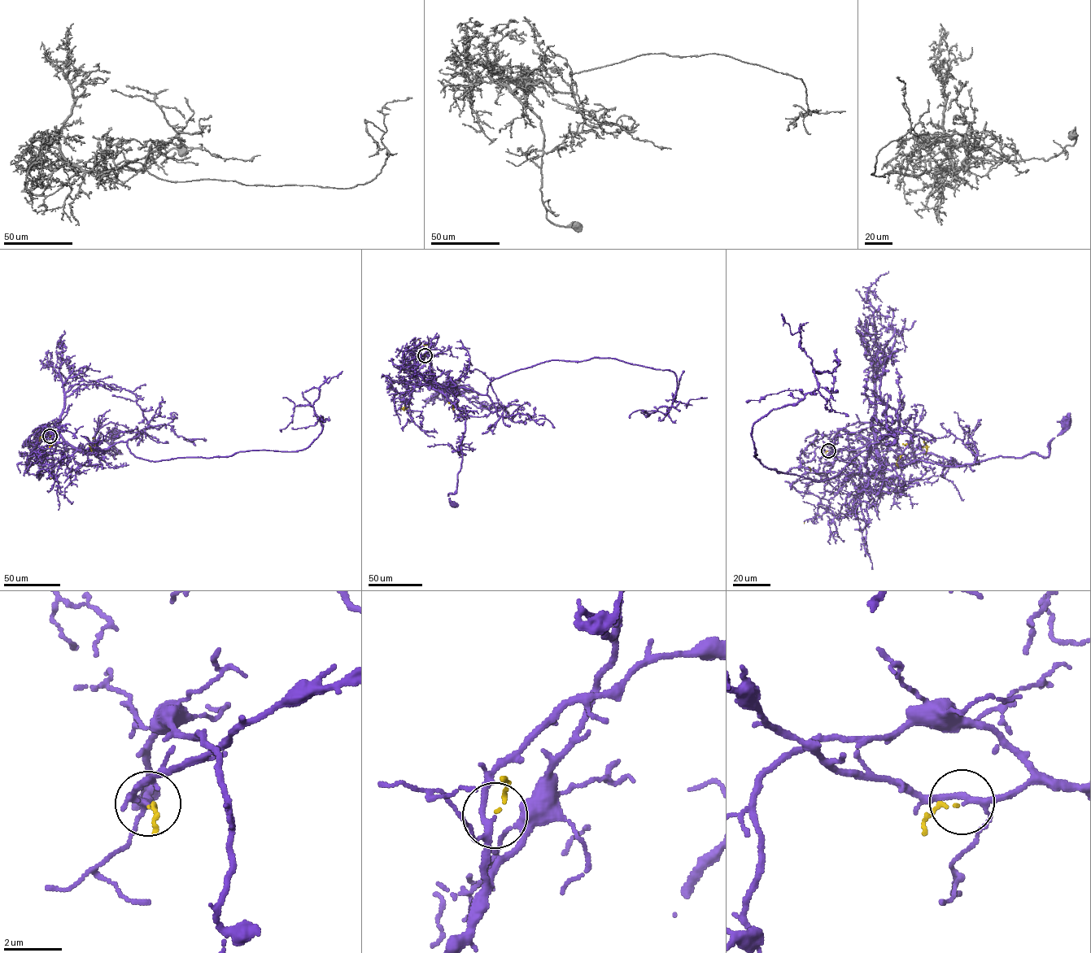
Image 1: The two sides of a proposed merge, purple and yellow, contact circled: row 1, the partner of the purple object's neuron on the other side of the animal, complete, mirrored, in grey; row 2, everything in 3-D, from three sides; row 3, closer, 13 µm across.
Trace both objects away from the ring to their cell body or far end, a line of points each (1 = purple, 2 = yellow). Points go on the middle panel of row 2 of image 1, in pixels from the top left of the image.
1: (425, 355), (416, 371), (419, 383), (441, 391), (465, 419), (456, 489), (448, 494), (452, 503)
2: (425, 355), (404, 406), (424, 345), (418, 340)

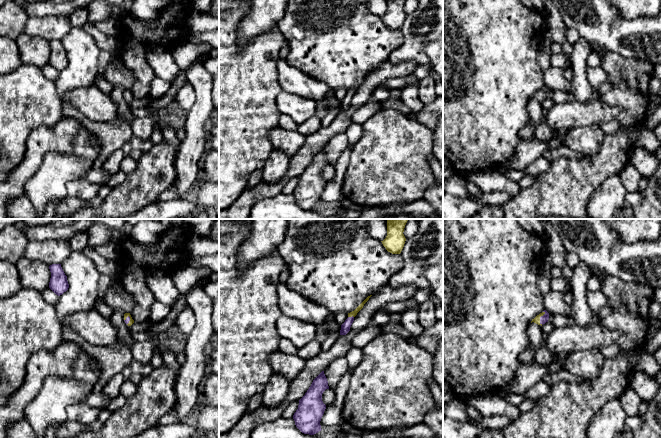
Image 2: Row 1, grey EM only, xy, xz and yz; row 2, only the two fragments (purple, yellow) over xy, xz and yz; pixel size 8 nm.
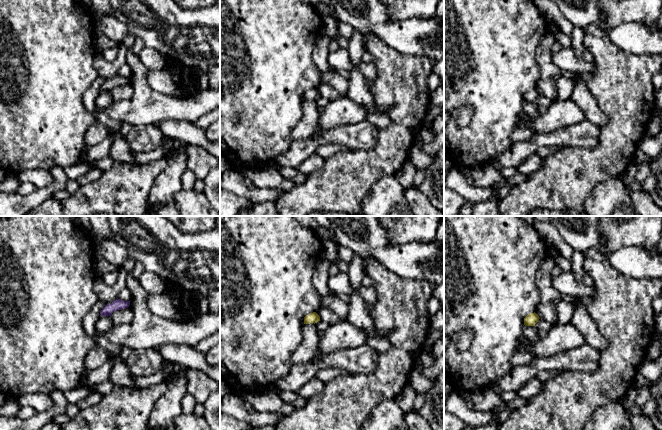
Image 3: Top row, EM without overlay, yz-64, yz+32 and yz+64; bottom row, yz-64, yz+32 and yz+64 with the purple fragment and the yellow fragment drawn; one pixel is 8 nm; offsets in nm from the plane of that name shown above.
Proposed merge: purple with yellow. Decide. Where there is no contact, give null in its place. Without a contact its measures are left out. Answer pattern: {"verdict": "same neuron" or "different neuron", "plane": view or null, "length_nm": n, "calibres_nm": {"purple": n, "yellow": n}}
{"verdict": "different neuron", "plane": "yz", "length_nm": 120, "calibres_nm": {"purple": 60, "yellow": 50}}

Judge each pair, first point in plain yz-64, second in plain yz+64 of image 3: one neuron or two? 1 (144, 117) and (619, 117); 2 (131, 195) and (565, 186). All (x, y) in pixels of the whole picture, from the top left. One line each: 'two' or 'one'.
1: two
2: one

